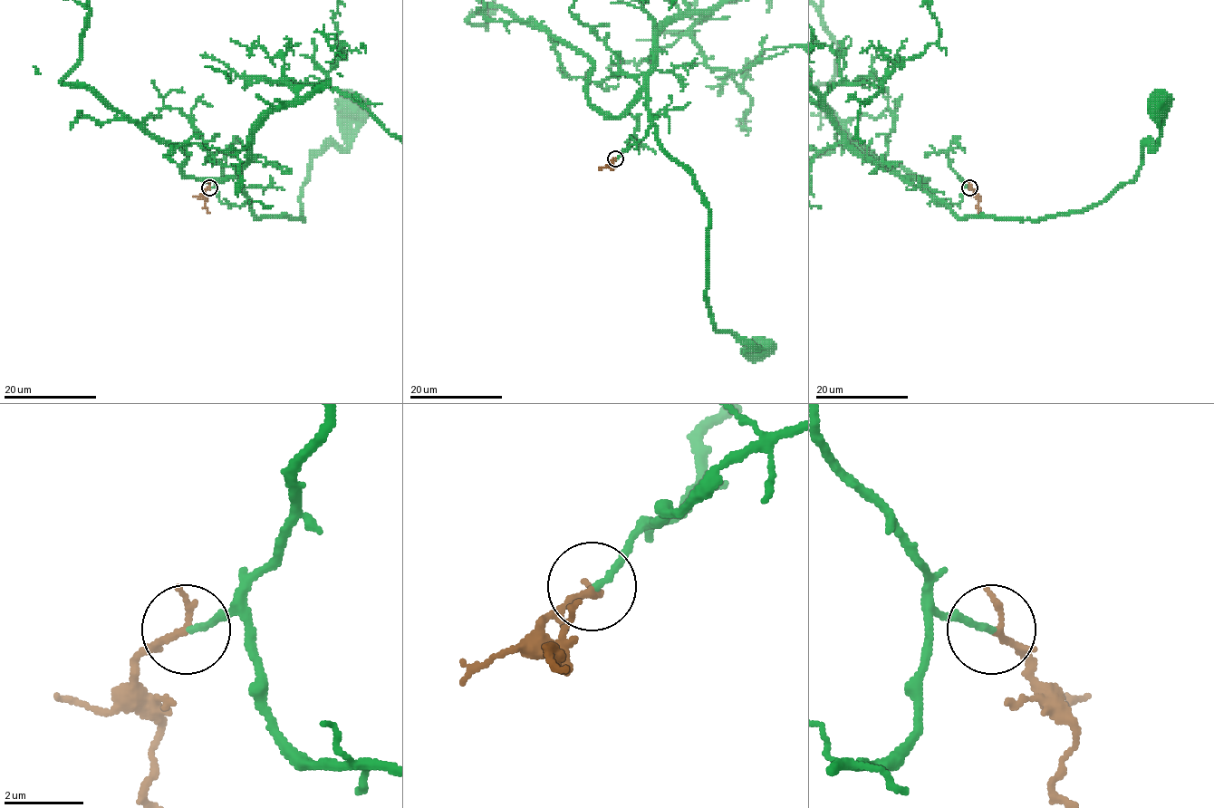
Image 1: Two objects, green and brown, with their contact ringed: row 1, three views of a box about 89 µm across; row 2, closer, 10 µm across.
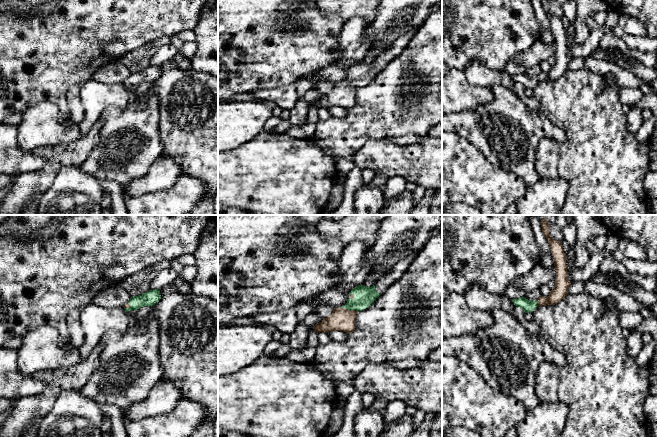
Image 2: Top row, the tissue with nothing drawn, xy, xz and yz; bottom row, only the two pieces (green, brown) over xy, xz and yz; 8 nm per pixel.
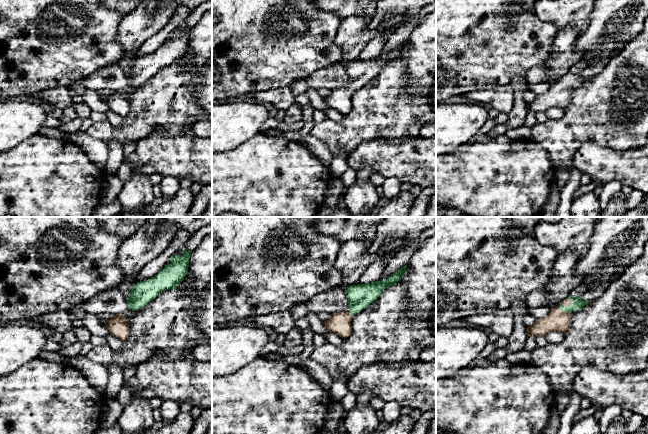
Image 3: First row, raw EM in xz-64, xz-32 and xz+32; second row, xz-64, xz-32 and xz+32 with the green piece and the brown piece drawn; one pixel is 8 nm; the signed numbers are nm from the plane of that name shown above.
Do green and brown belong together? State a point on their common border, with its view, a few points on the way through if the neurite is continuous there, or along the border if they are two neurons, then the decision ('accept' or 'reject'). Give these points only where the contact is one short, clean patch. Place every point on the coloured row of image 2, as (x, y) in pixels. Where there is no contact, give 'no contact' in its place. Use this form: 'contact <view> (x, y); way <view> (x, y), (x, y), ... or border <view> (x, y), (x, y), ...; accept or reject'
contact xz (349, 309); way xz (364, 296), (349, 309), (341, 319); accept

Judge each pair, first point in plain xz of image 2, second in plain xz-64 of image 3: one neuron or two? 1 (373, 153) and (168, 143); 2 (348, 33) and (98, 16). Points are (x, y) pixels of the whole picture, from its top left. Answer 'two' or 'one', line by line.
1: one
2: two

